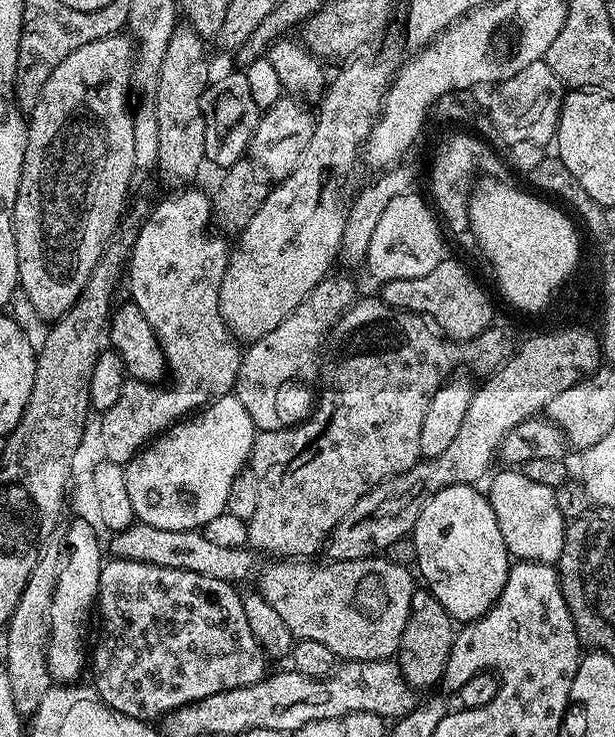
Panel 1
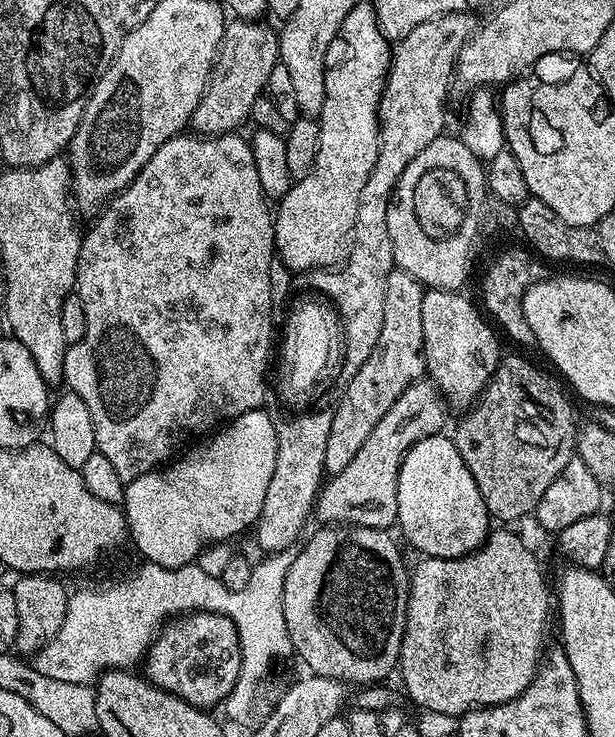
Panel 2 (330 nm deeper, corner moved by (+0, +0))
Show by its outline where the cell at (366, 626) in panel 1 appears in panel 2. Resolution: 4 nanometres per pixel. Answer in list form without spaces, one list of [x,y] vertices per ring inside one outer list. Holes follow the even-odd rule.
[[[496,530],[489,531],[488,538],[485,540],[481,548],[471,552],[469,556],[462,558],[434,558],[433,556],[426,556],[417,559],[416,569],[411,569],[410,583],[408,586],[408,620],[404,623],[404,637],[402,638],[402,646],[400,647],[400,659],[398,661],[398,676],[404,679],[404,684],[408,687],[408,696],[420,708],[425,708],[428,712],[437,712],[440,716],[460,716],[471,713],[473,710],[482,708],[491,708],[494,704],[511,704],[514,698],[518,698],[526,690],[526,686],[530,686],[530,682],[535,678],[537,670],[540,669],[542,657],[545,655],[546,647],[544,648],[544,639],[548,636],[548,584],[544,581],[544,572],[540,569],[540,564],[536,561],[536,556],[515,536],[512,532],[496,532]]]

